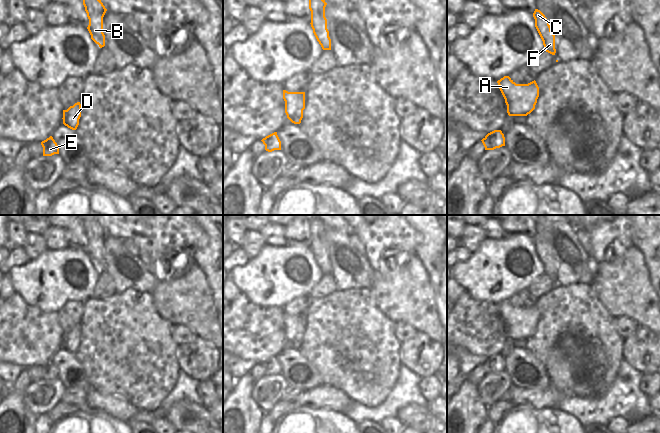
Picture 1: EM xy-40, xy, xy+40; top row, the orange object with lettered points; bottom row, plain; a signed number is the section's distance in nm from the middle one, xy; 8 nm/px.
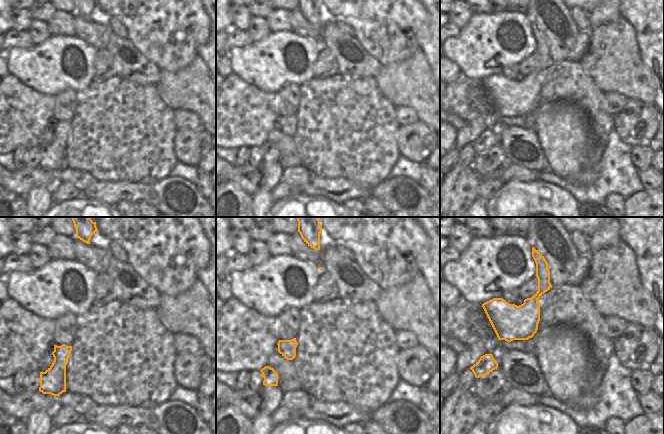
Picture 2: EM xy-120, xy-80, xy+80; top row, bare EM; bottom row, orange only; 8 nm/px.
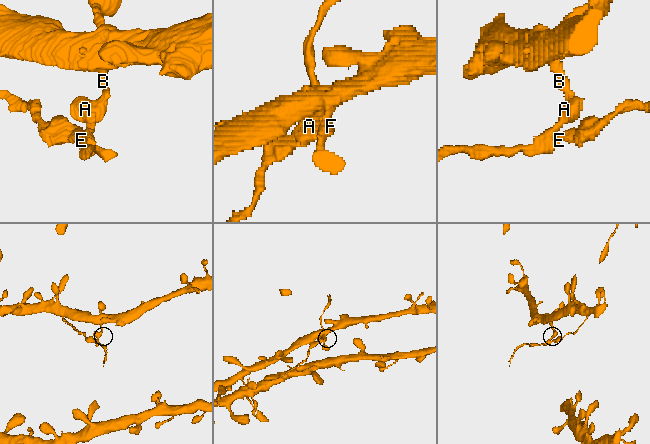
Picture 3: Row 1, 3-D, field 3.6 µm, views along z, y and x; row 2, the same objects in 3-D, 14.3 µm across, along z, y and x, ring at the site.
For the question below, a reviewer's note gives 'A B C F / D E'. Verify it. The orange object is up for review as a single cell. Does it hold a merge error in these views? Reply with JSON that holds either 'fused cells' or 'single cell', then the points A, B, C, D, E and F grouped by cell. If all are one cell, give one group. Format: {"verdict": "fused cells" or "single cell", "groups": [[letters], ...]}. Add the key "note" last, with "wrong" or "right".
{"verdict": "fused cells", "groups": [["A", "B", "C", "F"], ["D", "E"]], "note": "right"}

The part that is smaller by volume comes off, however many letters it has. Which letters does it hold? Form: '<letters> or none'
D, E

